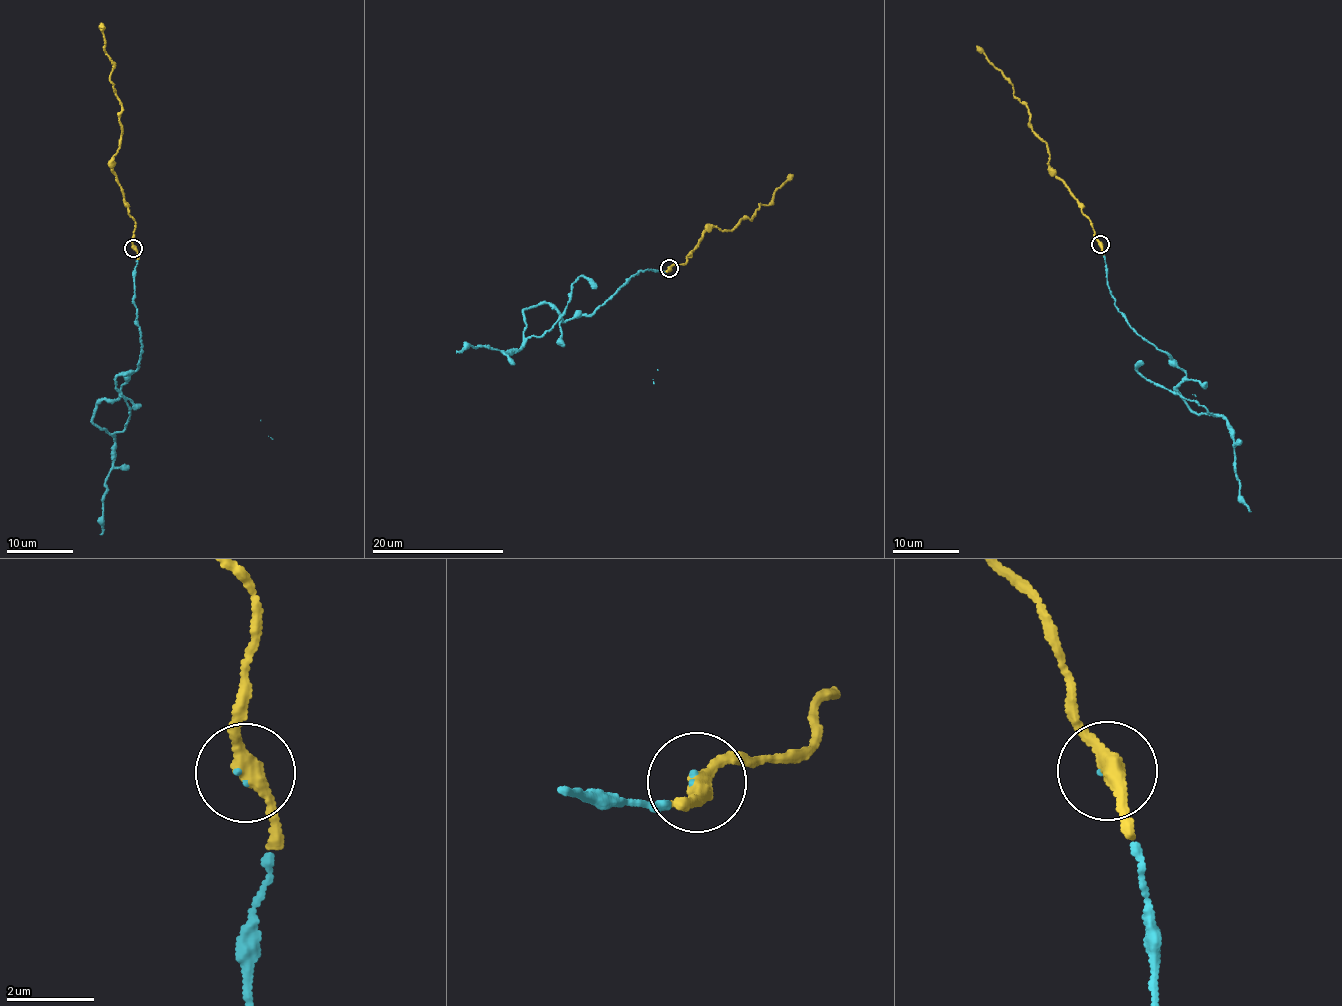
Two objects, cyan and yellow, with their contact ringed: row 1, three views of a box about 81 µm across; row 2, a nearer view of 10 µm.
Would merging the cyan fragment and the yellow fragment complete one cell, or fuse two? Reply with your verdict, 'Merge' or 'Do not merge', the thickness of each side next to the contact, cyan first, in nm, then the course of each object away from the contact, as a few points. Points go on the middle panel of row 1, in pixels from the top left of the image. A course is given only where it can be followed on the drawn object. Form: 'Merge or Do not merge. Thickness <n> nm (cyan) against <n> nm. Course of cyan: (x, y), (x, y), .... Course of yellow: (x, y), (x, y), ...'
Merge. Thickness 50 nm (cyan) against 340 nm. Course of cyan: (669, 268), (629, 276), (590, 314), (562, 321), (534, 305), (524, 337), (557, 320), (581, 276), (596, 288). Course of yellow: (669, 268), (685, 263), (706, 231), (730, 231), (744, 218), (753, 220), (793, 175)

